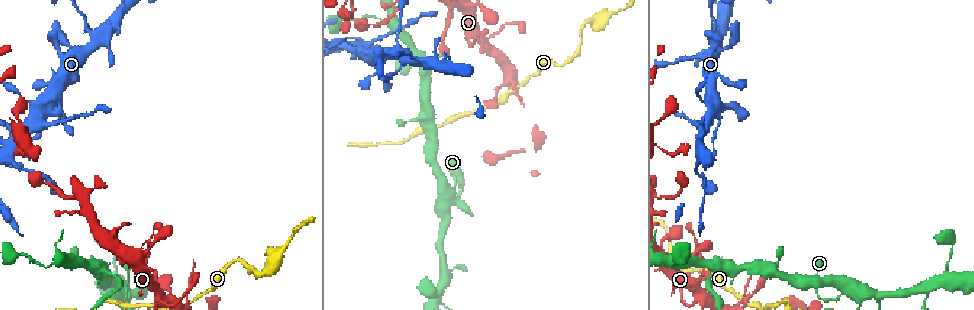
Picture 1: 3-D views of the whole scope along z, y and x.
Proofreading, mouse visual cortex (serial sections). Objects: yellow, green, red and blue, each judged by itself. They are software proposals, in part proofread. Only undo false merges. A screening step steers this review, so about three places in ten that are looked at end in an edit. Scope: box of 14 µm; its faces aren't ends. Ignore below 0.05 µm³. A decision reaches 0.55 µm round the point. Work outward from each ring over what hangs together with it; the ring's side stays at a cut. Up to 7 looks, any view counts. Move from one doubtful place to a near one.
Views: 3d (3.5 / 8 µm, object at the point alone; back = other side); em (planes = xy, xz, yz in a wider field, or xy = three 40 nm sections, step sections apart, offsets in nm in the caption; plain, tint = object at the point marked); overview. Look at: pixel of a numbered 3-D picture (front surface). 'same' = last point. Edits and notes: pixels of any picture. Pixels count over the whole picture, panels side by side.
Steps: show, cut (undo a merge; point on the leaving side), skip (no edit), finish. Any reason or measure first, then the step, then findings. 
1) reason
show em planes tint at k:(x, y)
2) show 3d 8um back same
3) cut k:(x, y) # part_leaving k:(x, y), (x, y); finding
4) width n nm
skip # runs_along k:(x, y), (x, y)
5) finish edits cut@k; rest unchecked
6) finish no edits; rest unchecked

sharp bend
show 3d 3.5um at 1:(817, 290)

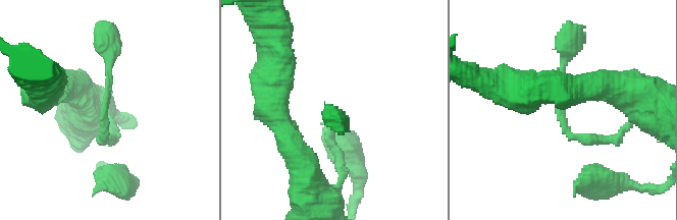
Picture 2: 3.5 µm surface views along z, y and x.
arm_widths 150, 200 nm; shape alone is not enough
show em xy step 5 tint at 2:(108, 105)

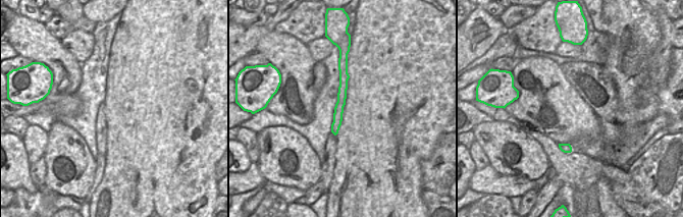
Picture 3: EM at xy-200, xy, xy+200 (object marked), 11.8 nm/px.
skip # runs_along 3:(340, 63), (343, 93), (334, 130); continuous, no second cell

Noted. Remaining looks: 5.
thick turns thin
show 3d 3.5um back at 1:(470, 46)

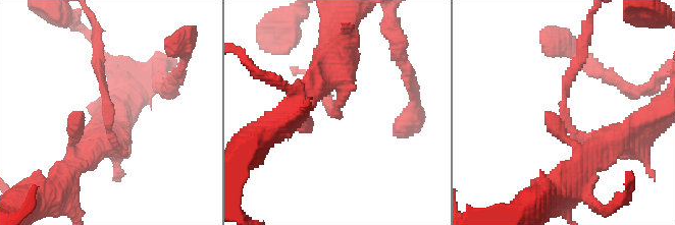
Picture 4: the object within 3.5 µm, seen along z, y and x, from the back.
arm_widths 150, 400 nm; now the EM
show em xy step 5 tint at 4:(111, 124)

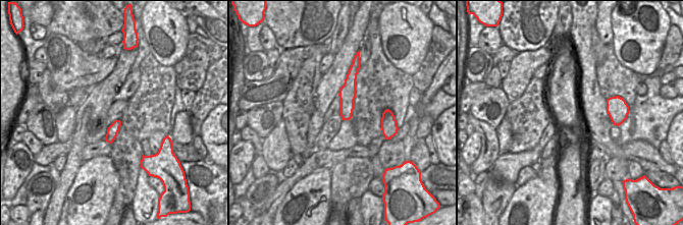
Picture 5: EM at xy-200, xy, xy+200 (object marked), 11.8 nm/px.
cut it another way
show em xy step 1 tint same

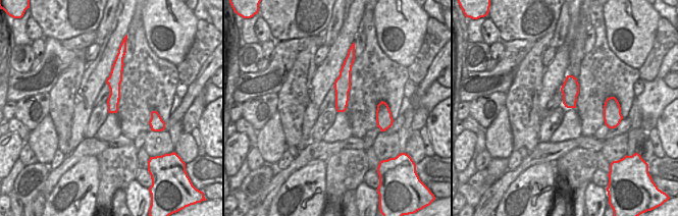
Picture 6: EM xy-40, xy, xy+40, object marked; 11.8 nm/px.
width 190 nm
skip # runs_along 4:(115, 136), (106, 143), (97, 61); all the same cell

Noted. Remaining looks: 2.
show 3d 3.5um at 1:(44, 121)

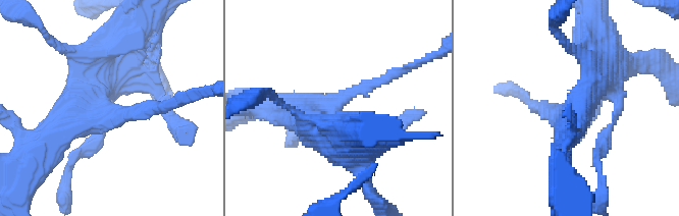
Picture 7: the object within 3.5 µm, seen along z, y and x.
arm_widths 150, 450 nm; need the tissue
show em xy step 2 tint at 7:(110, 108)

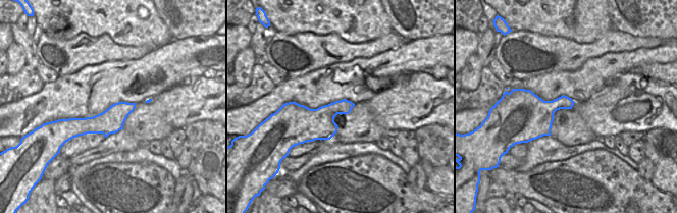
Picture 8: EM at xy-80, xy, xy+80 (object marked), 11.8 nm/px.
width 260 nm
skip # runs_along 7:(329, 141), (310, 122), (398, 70); all the same cell

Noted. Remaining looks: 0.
finish no edits; rest unchecked

